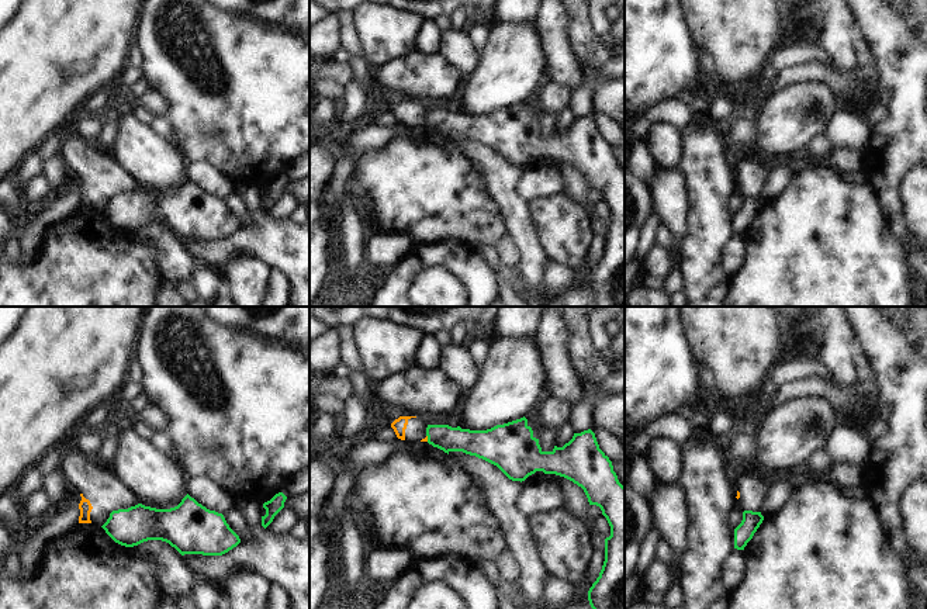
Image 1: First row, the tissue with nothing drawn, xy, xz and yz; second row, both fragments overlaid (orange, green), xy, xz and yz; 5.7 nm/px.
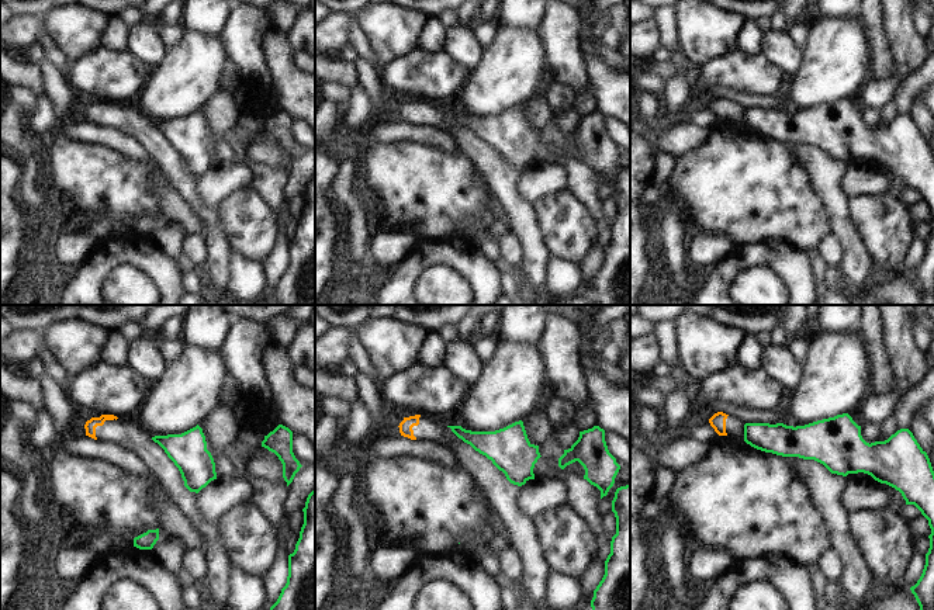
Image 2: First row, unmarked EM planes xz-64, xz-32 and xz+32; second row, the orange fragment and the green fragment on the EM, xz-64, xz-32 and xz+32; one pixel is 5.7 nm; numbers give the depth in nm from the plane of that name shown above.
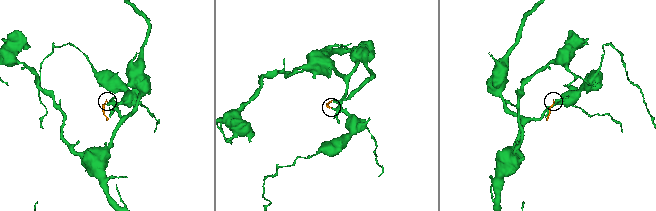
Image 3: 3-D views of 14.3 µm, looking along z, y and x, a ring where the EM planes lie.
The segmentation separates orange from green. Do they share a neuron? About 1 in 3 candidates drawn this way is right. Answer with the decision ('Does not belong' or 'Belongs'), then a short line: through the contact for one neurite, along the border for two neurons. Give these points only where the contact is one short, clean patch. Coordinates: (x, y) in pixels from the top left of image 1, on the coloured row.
Does not belong. Line: xz (426, 435), (428, 440)

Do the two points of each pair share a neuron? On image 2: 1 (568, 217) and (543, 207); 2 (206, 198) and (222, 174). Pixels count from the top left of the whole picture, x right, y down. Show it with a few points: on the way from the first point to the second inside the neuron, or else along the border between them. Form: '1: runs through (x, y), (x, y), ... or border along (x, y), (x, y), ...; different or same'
1: runs through (563, 217), (549, 210); same
2: runs through (208, 193), (220, 180); same

